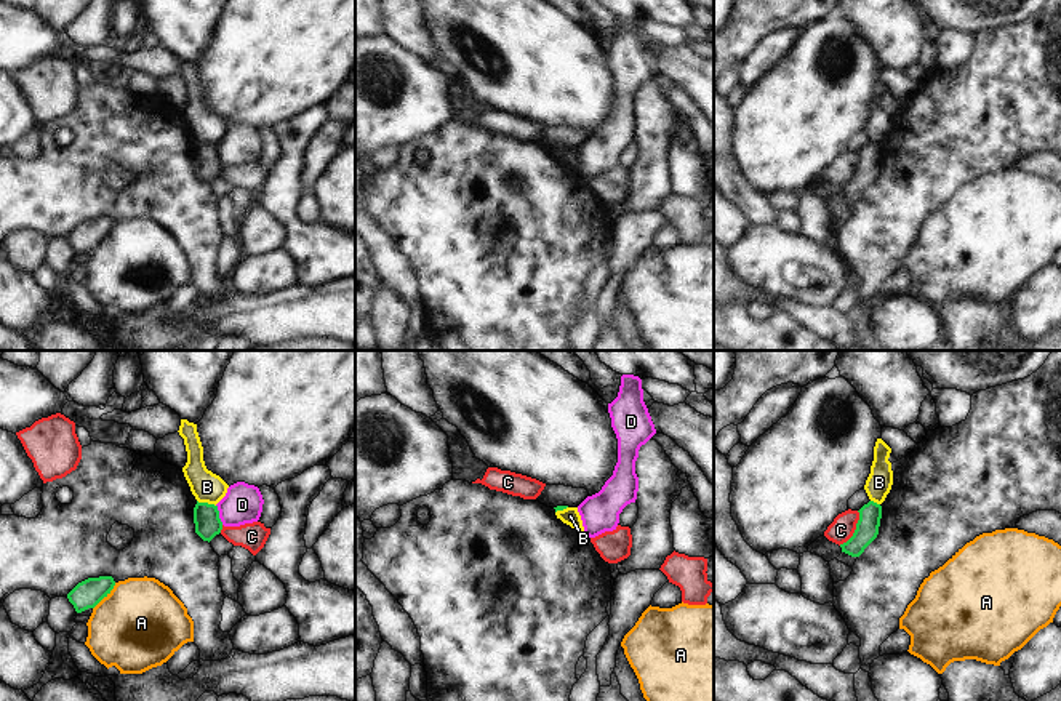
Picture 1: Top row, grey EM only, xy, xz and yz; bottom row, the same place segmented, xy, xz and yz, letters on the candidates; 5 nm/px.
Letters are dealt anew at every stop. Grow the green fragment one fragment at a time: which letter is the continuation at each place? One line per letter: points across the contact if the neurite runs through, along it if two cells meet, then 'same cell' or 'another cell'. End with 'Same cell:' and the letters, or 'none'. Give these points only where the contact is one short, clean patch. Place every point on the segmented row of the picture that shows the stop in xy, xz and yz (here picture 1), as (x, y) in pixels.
A: border along xy (116, 583), (93, 608); another cell
B: border along xy (197, 500), (215, 506); another cell
C: border along yz (858, 511), (855, 532), (839, 544); another cell
D: border along xy (216, 504), (223, 524); another cell
Same cell: none

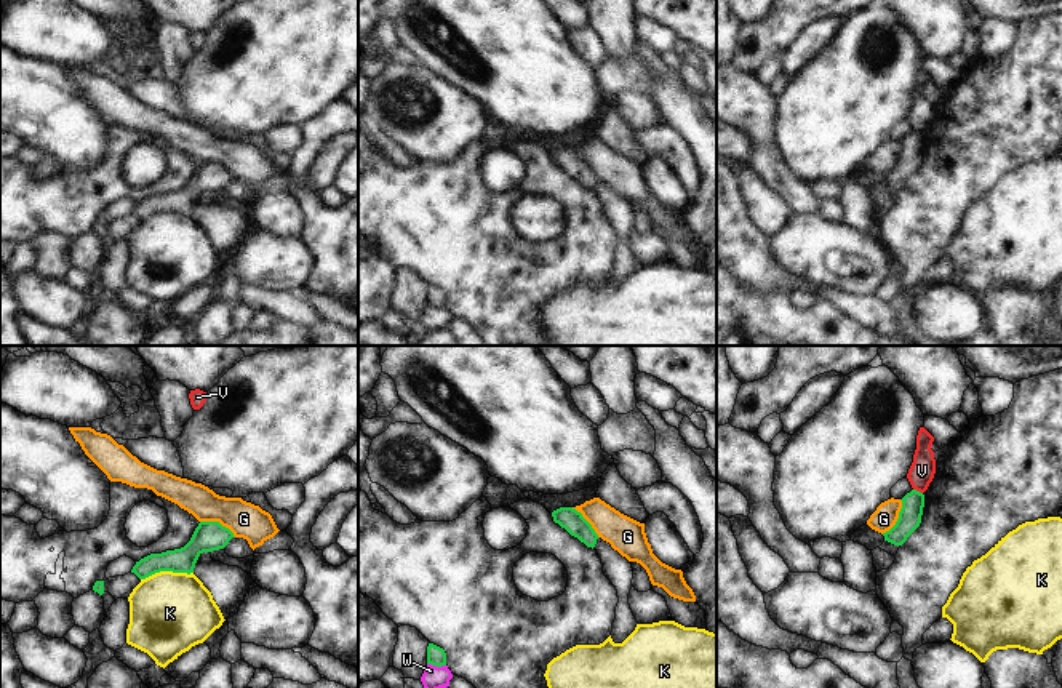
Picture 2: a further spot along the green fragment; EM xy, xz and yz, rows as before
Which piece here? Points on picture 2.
G: border along yz (901, 500), (898, 520), (882, 533); another cell
K: border along xy (192, 572), (155, 572), (141, 580); another cell
V: border along yz (914, 488), (922, 493); another cell
W: border along xz (427, 663), (445, 666); another cell
Same cell: none

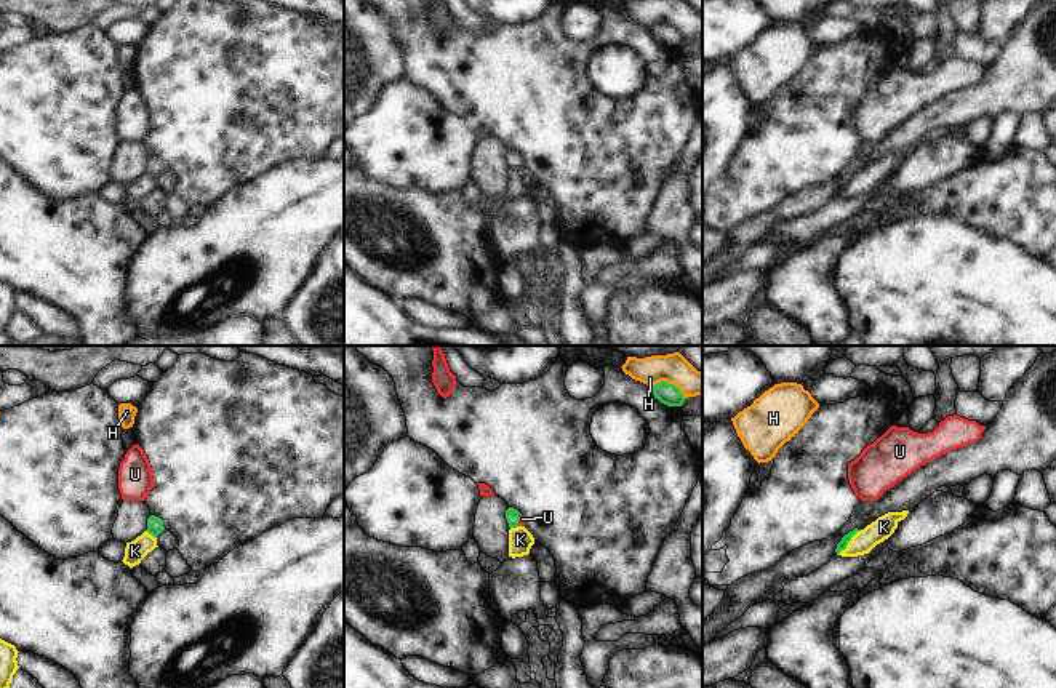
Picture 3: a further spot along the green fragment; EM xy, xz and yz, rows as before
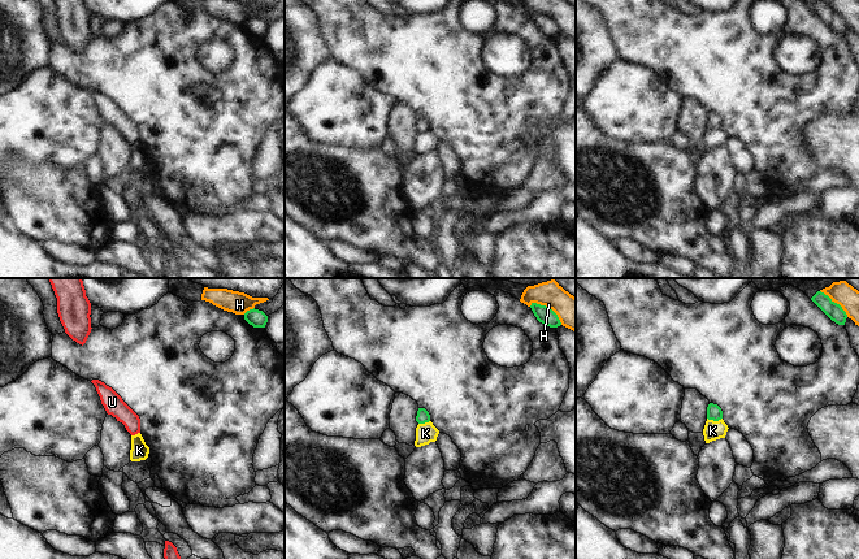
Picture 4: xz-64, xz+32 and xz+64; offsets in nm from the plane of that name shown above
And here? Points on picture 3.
H: border along xz (650, 386), (668, 381), (685, 397); another cell
K: border along yz (861, 530), (837, 554); another cell
U: runs through xz (512, 520), (519, 519), (522, 520); same cell
Same cell: U

